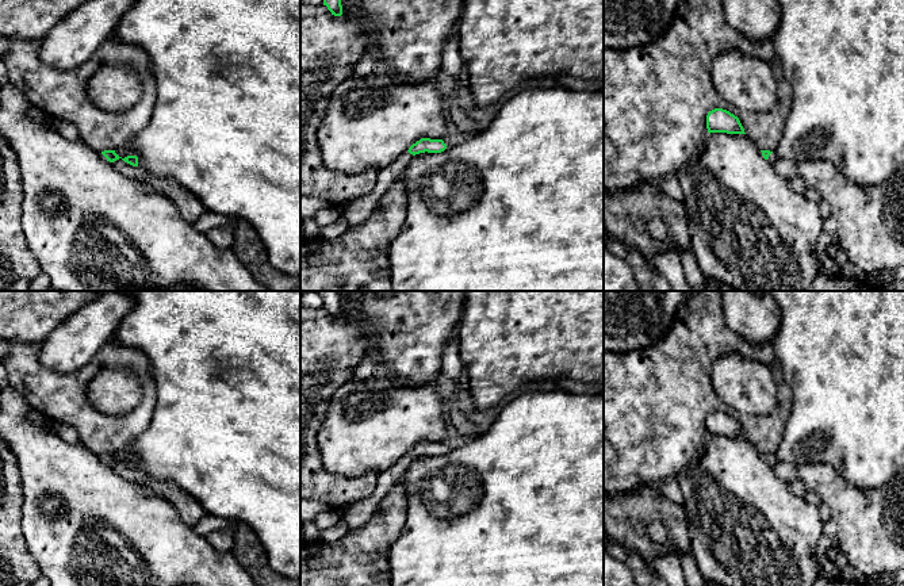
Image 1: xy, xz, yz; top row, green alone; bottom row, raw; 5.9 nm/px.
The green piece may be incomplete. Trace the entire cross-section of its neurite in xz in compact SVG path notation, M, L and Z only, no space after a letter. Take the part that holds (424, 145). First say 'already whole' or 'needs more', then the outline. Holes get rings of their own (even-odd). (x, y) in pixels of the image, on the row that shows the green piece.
needs more; M421 138L413 143L398 160L378 171L378 181L368 195L340 206L341 218L348 222L349 227L363 225L375 211L386 191L390 189L397 181L402 180L405 169L415 154L425 152L441 153L445 149L447 145L443 139Z

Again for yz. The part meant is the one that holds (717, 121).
already whole; M715 108L706 115L708 133L746 134L738 116L723 108Z

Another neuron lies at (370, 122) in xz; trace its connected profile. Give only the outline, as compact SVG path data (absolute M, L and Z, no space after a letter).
M382 68L364 77L351 76L333 91L317 131L326 168L348 175L380 171L421 138L443 139L449 120L438 78L399 85L391 74L391 70Z

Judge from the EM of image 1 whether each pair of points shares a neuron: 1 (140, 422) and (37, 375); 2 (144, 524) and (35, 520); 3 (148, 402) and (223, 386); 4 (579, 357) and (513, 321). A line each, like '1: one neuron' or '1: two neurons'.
1: one neuron
2: one neuron
3: two neurons
4: one neuron

